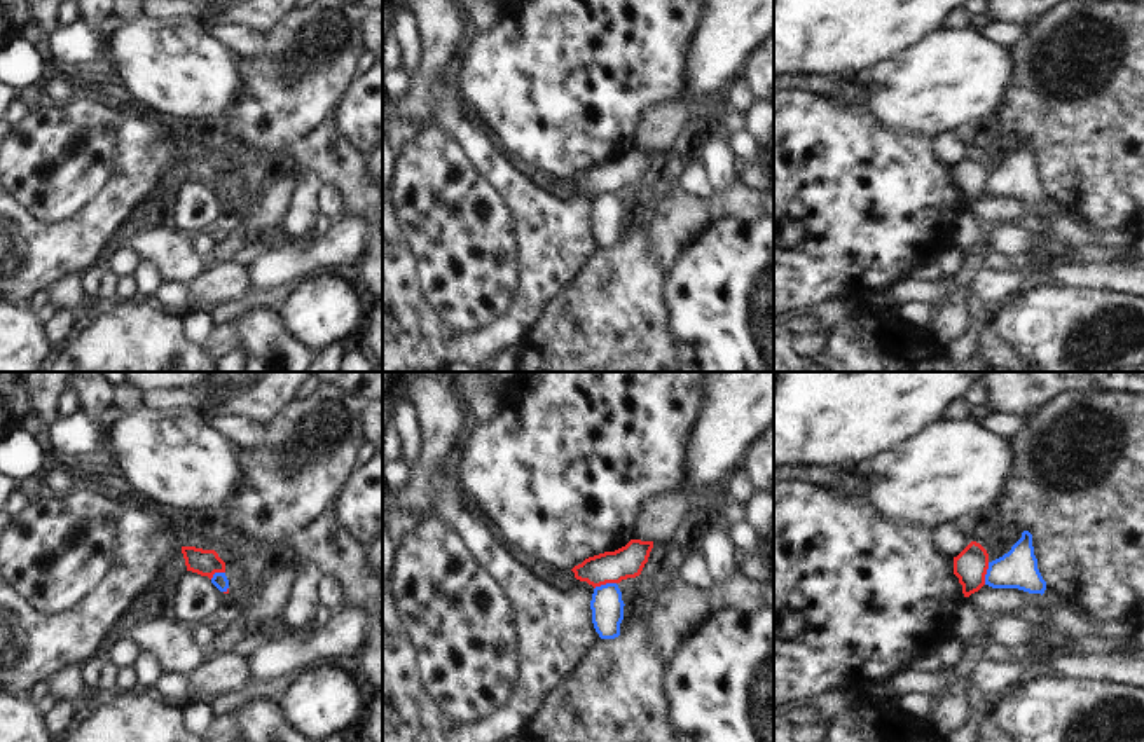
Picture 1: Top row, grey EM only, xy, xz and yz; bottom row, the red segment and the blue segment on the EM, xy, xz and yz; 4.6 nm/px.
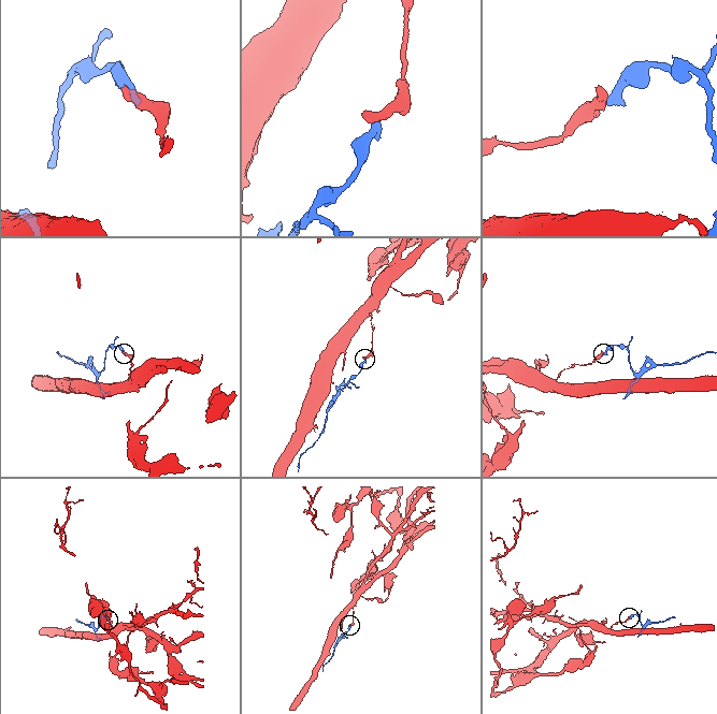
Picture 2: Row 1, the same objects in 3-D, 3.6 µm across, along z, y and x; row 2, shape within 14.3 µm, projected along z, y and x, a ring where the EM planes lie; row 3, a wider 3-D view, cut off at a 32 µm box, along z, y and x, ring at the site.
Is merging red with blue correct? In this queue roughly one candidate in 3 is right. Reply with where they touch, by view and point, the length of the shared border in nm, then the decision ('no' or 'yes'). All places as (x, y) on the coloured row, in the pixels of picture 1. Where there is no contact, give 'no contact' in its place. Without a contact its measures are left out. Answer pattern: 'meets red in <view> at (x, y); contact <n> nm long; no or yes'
meets red in xz at (605, 583); contact 110 nm long; no

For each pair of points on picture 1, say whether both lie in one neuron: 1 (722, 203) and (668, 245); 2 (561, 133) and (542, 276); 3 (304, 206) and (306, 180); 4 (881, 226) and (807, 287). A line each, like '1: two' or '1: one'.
1: one
2: two
3: one
4: one

